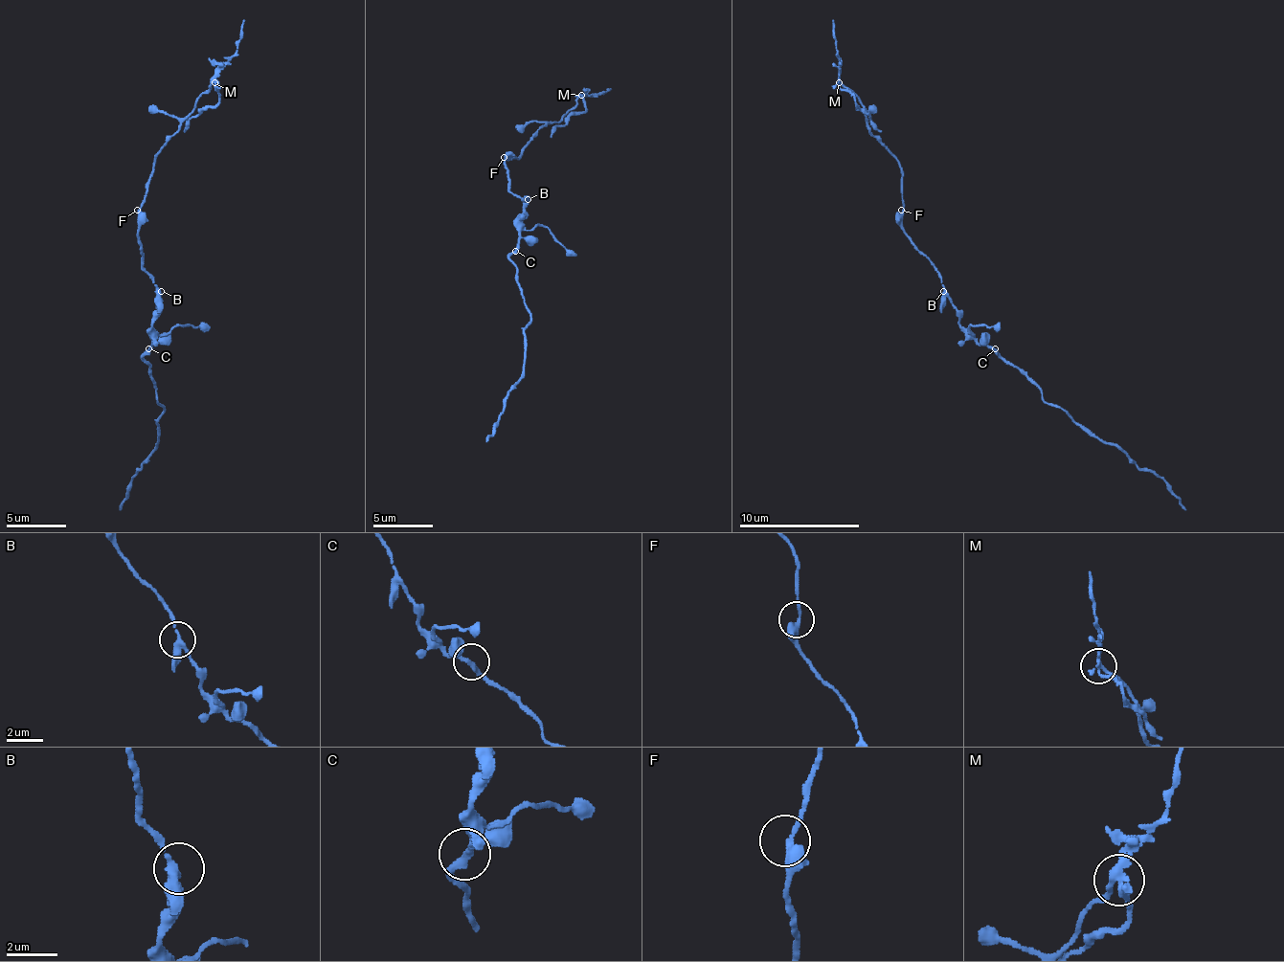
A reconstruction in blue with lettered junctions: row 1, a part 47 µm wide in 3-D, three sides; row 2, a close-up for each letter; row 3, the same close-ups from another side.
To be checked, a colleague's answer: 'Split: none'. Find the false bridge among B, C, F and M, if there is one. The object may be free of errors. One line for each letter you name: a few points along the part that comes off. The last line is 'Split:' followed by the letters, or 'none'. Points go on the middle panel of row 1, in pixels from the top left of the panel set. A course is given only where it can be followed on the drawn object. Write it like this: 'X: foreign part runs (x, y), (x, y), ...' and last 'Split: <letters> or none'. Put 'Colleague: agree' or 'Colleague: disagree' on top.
Colleague: disagree
M: foreign part runs (582, 94), (585, 109), (561, 124), (551, 136)
Split: M

